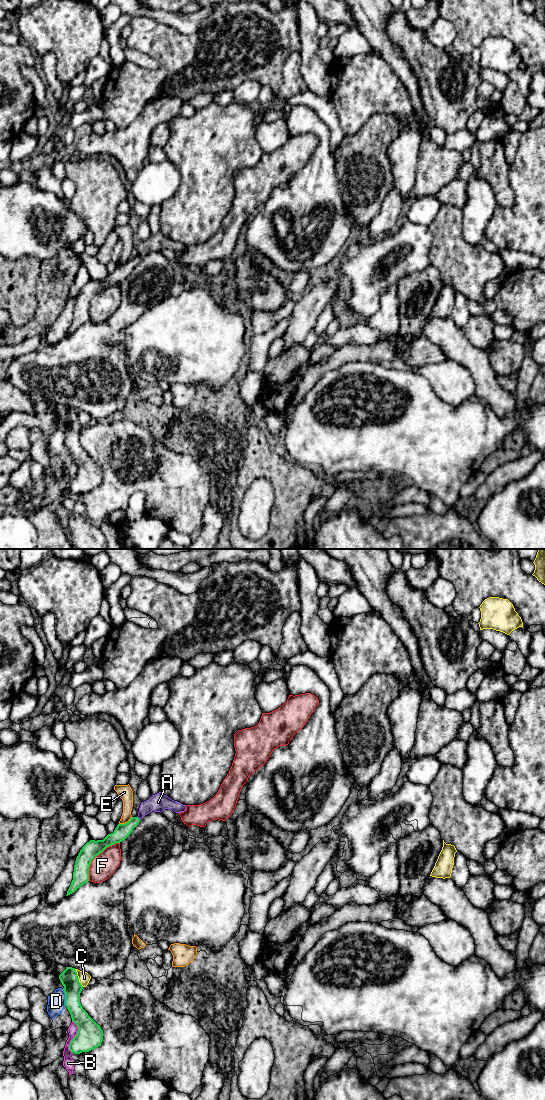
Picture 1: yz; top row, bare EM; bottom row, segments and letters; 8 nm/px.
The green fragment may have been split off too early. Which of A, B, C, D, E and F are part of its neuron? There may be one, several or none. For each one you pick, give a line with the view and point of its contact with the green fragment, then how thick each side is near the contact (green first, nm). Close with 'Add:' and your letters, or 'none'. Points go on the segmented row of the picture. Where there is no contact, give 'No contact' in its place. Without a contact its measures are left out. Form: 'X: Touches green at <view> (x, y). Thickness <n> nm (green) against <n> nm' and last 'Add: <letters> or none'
A: Touches green at yz (138, 818). Thickness 120 nm (green) against 140 nm
Add: A

